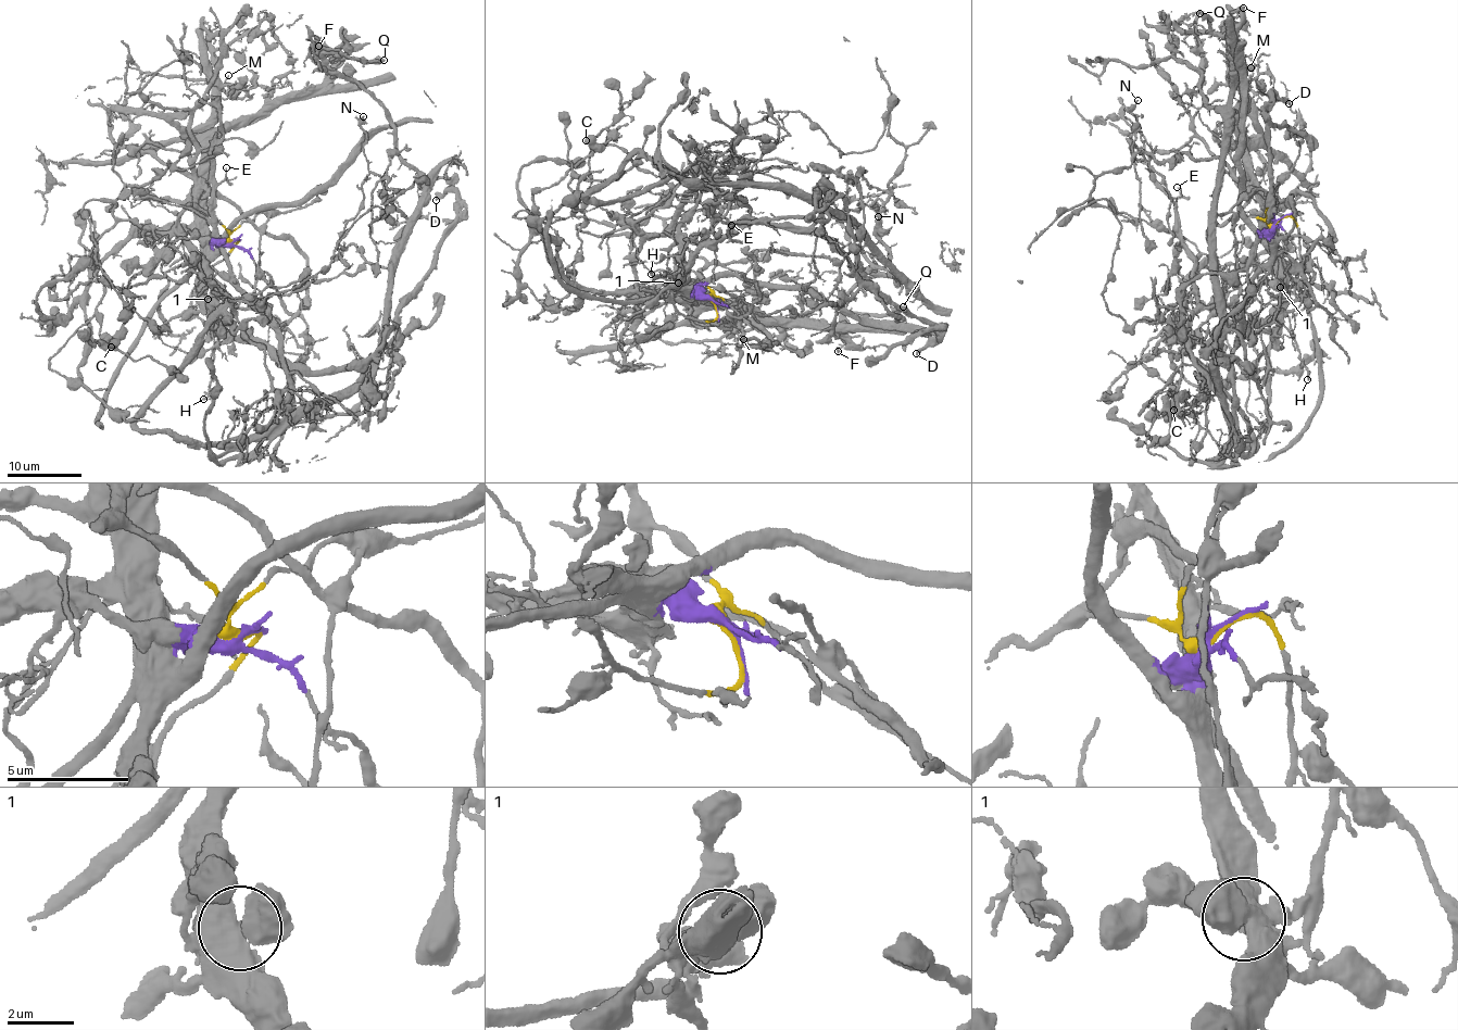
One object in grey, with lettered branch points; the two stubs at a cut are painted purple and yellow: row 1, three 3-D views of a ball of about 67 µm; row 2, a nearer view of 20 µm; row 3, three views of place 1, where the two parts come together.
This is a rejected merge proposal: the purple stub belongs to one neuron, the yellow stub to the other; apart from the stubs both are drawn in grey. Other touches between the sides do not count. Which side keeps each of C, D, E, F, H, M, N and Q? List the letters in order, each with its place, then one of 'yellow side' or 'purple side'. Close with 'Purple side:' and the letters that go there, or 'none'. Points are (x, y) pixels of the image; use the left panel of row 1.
C: (111, 347) | yellow side
D: (436, 200) | purple side
E: (226, 167) | yellow side
F: (318, 46) | purple side
H: (203, 399) | purple side
M: (228, 75) | purple side
N: (363, 116) | yellow side
Q: (384, 60) | purple side
Purple side: D, F, H, M, Q

